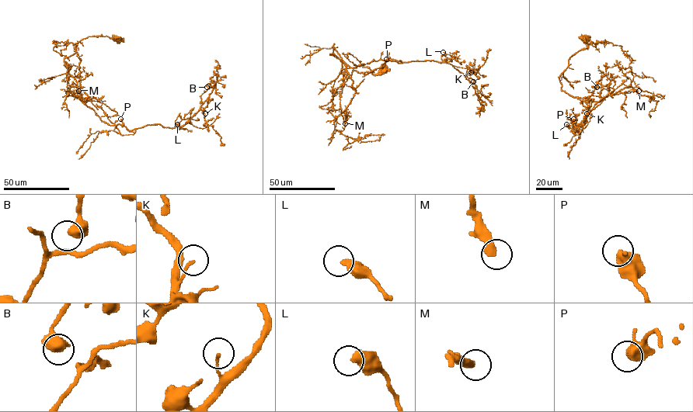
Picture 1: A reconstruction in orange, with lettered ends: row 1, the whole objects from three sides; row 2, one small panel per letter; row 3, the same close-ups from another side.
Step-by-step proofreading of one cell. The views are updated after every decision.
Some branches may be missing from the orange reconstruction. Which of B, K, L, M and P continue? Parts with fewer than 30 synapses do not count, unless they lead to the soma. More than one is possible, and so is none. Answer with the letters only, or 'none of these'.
M

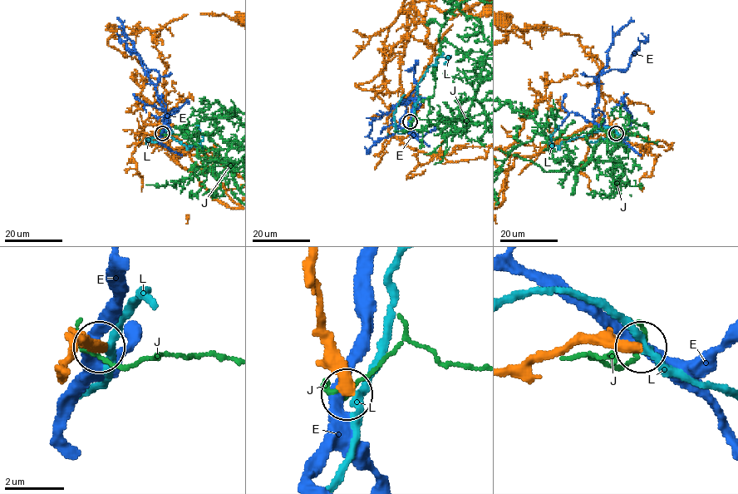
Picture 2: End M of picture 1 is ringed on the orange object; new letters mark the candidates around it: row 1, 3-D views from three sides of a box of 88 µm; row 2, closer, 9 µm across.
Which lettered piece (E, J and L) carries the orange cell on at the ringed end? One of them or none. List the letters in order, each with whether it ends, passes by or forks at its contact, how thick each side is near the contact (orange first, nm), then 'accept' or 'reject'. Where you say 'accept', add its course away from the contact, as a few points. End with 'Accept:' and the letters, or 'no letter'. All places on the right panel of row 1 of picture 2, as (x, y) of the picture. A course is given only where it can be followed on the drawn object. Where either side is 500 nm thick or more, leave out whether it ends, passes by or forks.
E: 550 nm thick on the orange side, 380 nm on the other; reject
J: it forks there; 460 nm thick on the orange side, 100 nm on the other; reject
L: it passes by; 440 nm thick on the orange side, 280 nm on the other; reject
Accept: no letter

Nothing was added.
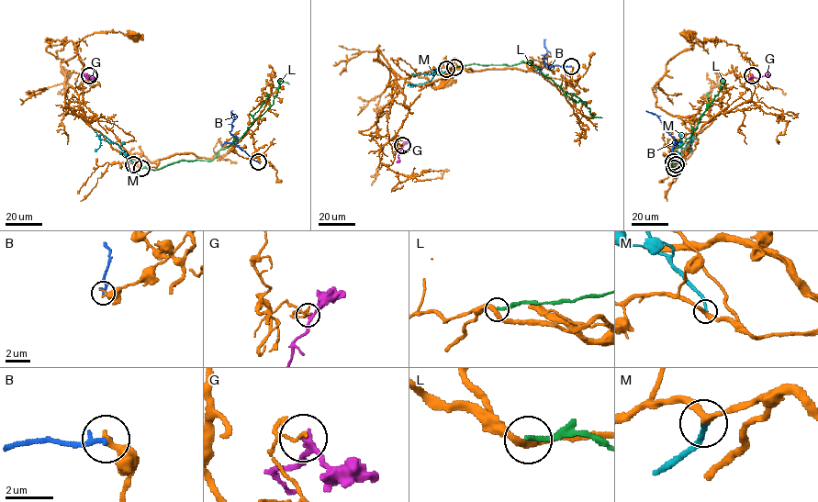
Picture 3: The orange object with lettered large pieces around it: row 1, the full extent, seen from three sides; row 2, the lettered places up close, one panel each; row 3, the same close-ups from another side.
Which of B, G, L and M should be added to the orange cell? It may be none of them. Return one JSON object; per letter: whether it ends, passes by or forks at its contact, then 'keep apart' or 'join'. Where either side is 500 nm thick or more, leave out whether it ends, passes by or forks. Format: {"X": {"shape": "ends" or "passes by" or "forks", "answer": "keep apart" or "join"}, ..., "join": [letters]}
{"B": {"shape": "ends", "answer": "keep apart"}, "G": {"shape": "passes by", "answer": "keep apart"}, "L": {"shape": "ends", "answer": "keep apart"}, "M": {"shape": "ends", "answer": "join"}, "join": ["M"]}

